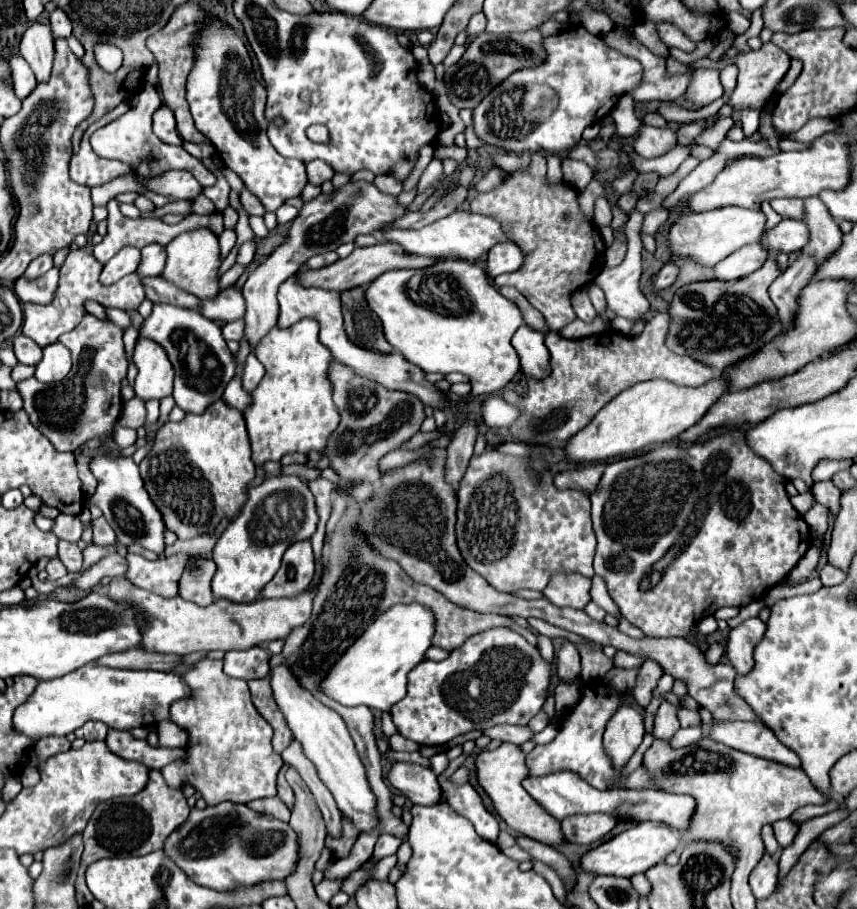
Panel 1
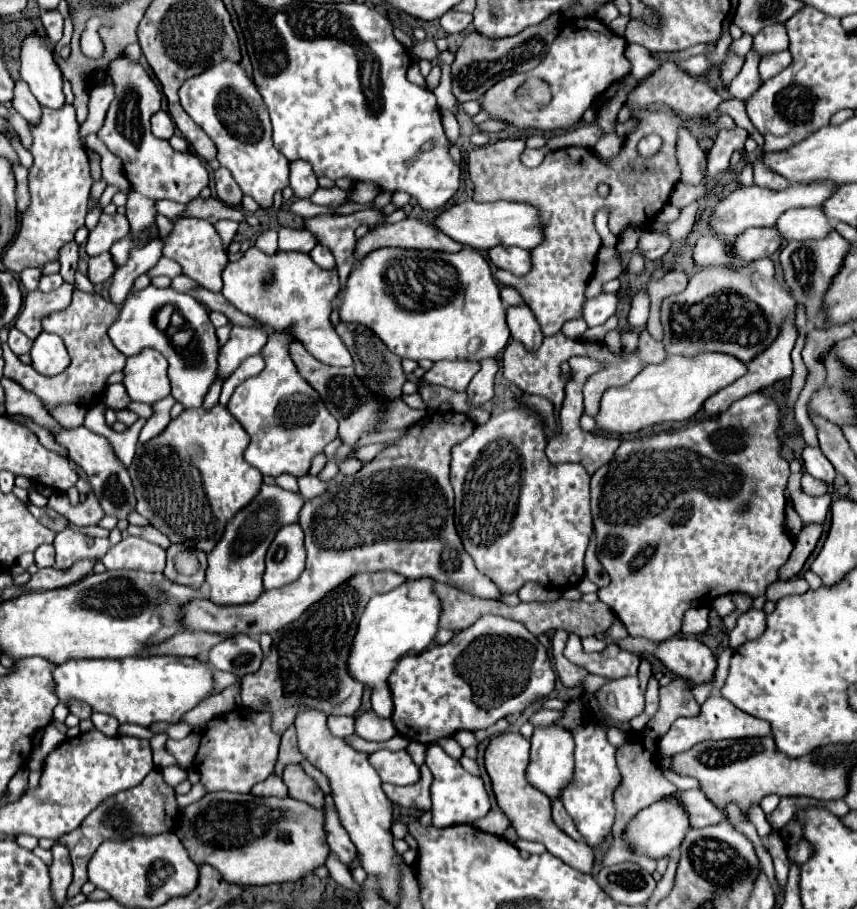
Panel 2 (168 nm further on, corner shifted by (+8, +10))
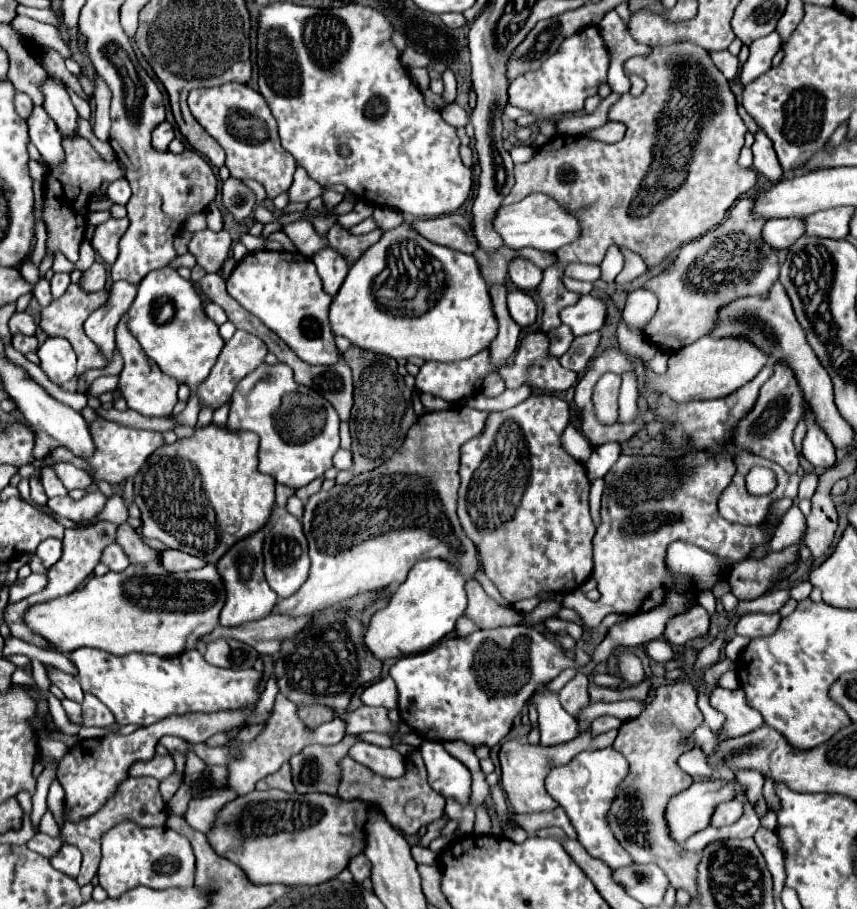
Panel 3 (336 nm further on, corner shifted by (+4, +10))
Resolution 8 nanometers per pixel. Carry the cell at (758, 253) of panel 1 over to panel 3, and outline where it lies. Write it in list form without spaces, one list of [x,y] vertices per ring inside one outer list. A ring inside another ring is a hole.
[[[769,220],[763,226],[763,242],[773,250],[785,250],[803,236],[803,220]]]

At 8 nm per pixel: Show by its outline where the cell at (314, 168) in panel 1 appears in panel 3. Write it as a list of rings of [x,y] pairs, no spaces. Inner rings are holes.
[[[297,166],[297,172],[295,172],[295,180],[289,188],[289,198],[291,202],[309,202],[317,196],[323,194],[323,186],[319,182],[315,182],[307,172],[305,168]]]

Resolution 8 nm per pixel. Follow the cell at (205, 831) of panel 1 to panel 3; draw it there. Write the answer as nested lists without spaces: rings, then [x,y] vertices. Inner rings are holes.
[[[253,790],[227,802],[215,816],[211,830],[205,834],[211,848],[243,868],[253,884],[285,884],[285,886],[313,886],[335,878],[347,868],[347,860],[363,852],[363,824],[367,820],[369,804],[361,800],[345,802],[327,794],[287,794],[281,790],[259,792]]]

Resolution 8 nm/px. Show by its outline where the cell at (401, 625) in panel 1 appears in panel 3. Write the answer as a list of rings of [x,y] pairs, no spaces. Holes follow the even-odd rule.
[[[433,558],[417,562],[411,568],[407,580],[395,588],[387,606],[371,616],[365,634],[365,646],[381,662],[429,650],[433,644],[453,632],[457,618],[463,616],[467,606],[463,586],[465,578],[445,560]]]

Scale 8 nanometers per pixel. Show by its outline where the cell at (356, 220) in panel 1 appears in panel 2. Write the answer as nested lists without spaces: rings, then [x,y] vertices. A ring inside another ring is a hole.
[[[233,326],[227,344],[223,344],[219,350],[217,378],[227,380],[245,358],[259,354],[265,342],[267,342],[267,332],[263,332],[263,328]]]

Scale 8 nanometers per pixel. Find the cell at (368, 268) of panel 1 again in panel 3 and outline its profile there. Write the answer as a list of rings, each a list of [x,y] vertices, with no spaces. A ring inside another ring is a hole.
[[[449,214],[439,218],[425,218],[415,220],[409,226],[433,244],[447,246],[451,250],[459,250],[465,254],[473,254],[477,250],[477,240],[471,234],[471,224],[467,216]]]

